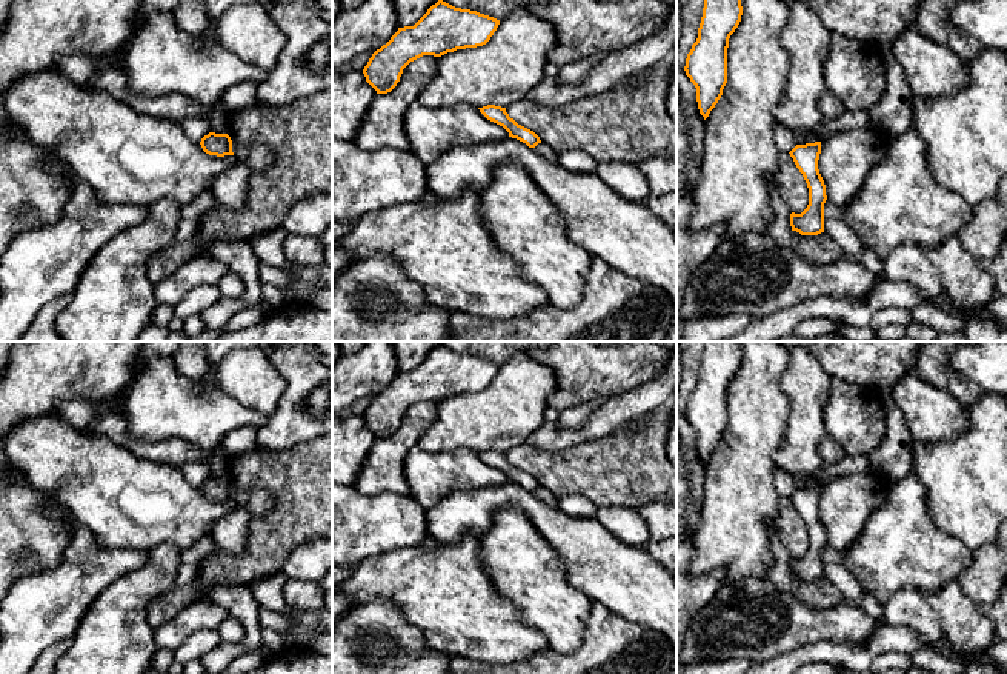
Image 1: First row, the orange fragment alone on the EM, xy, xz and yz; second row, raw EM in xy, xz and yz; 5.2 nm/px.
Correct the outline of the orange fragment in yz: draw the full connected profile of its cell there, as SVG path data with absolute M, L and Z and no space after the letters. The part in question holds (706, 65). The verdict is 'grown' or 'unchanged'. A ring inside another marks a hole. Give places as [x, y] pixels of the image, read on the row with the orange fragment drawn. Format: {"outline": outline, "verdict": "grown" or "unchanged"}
{"outline": "M704 0L698 38L686 58L686 75L696 88L704 120L723 95L727 83L729 38L743 15L741 0Z", "verdict": "unchanged"}

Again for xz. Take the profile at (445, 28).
{"outline": "M438 0L414 26L398 28L391 40L372 54L363 74L377 94L387 94L397 86L403 69L410 62L423 55L441 57L457 49L483 46L490 40L498 25L500 20L494 17L470 9L455 8Z", "verdict": "unchanged"}

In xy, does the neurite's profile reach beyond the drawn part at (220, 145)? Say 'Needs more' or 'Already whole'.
Already whole

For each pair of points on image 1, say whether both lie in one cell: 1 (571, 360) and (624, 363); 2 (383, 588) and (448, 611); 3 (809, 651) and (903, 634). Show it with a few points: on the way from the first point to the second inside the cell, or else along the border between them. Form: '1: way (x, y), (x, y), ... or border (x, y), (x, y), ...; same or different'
1: way (584, 363), (611, 363); same
2: way (398, 588), (425, 588), (432, 596); same
3: way (832, 651), (867, 653), (880, 642); same

